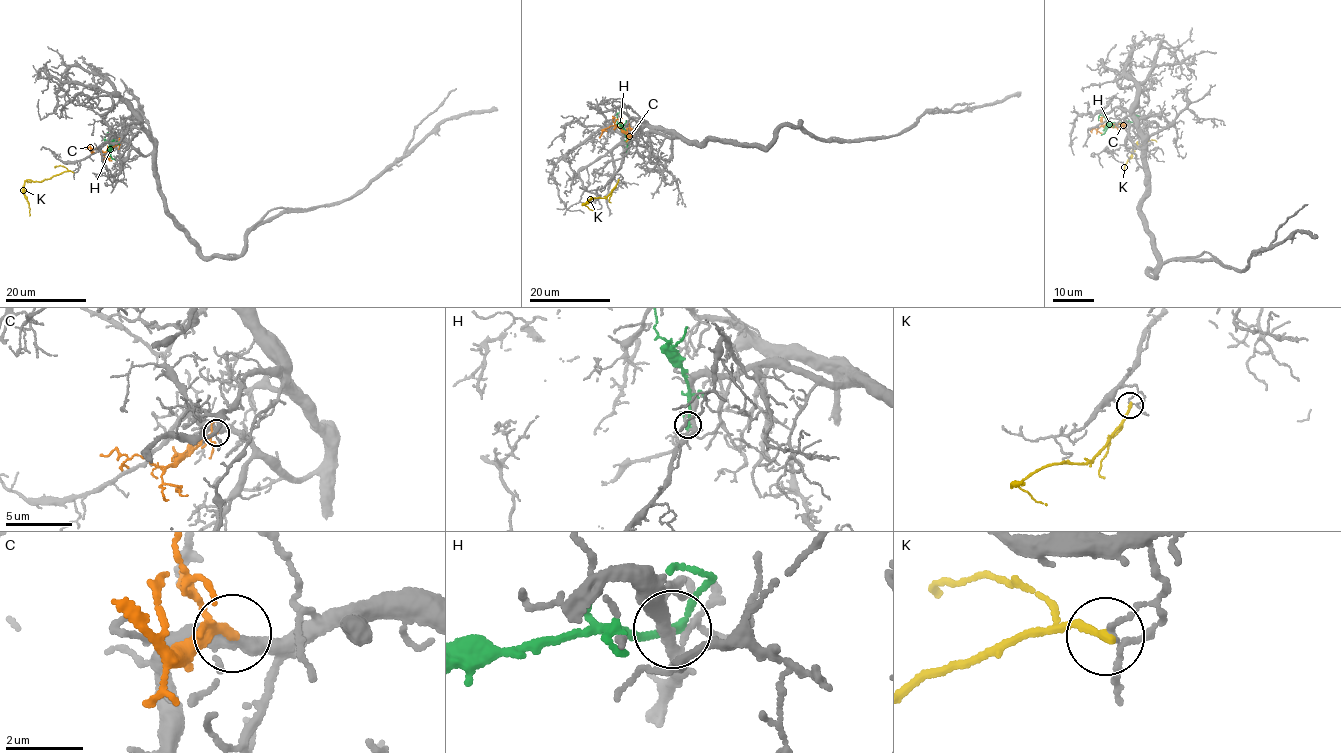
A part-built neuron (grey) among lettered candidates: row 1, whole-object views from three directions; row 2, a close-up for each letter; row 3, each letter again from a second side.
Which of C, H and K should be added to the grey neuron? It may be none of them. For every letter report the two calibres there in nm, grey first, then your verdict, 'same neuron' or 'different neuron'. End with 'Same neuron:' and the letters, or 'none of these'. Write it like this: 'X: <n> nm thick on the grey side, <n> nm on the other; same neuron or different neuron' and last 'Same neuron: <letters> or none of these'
C: 320 nm thick on the grey side, 220 nm on the other; same neuron
H: 260 nm thick on the grey side, 180 nm on the other; different neuron
K: 100 nm thick on the grey side, 220 nm on the other; different neuron
Same neuron: C

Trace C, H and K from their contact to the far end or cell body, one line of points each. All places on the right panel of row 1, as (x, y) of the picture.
C: (1125, 124), (1119, 127), (1102, 124), (1102, 117), (1106, 117)
H: (1134, 121), (1110, 124), (1099, 115), (1098, 120)
K: (1141, 146), (1144, 145), (1145, 148), (1137, 146), (1137, 142), (1123, 174)

